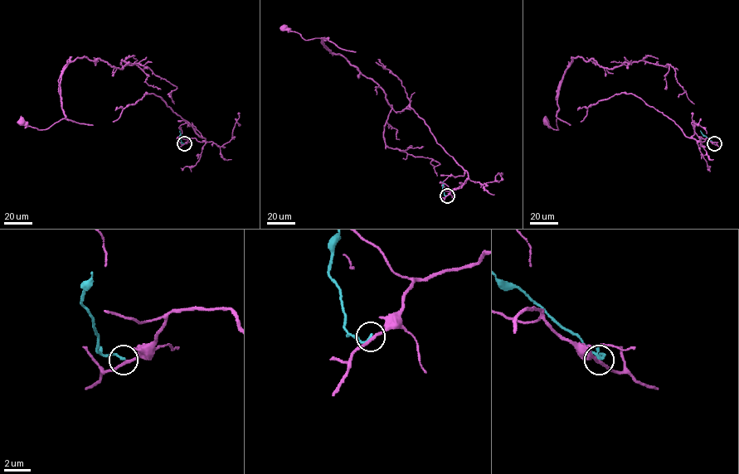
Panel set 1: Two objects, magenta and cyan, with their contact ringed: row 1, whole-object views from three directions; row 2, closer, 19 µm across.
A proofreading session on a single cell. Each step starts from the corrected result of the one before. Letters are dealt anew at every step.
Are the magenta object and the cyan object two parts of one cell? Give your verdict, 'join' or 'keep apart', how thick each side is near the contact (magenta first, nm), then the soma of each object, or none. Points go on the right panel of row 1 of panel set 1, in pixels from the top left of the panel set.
keep apart | 220/200 nm | magenta (545, 121) | cyan none

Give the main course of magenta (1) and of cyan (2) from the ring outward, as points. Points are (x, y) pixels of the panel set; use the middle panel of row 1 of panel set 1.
1: (447, 195), (468, 172), (437, 176), (432, 158), (388, 147), (378, 85), (328, 38), (284, 27)
2: (447, 195), (442, 189), (443, 181)

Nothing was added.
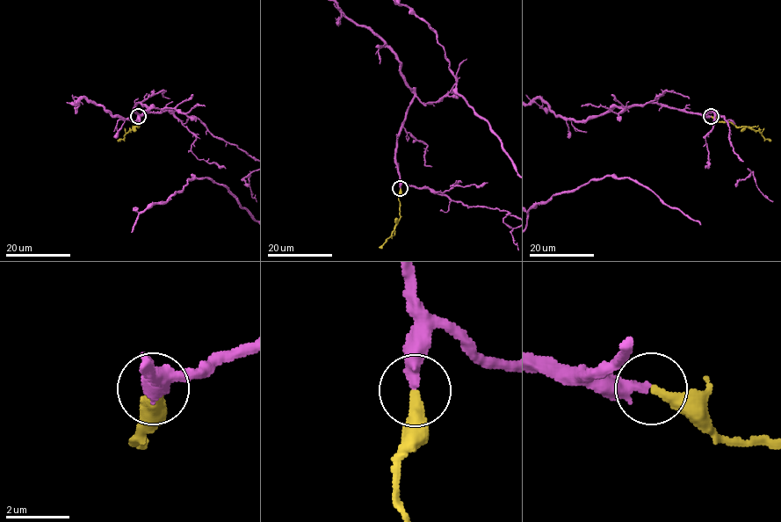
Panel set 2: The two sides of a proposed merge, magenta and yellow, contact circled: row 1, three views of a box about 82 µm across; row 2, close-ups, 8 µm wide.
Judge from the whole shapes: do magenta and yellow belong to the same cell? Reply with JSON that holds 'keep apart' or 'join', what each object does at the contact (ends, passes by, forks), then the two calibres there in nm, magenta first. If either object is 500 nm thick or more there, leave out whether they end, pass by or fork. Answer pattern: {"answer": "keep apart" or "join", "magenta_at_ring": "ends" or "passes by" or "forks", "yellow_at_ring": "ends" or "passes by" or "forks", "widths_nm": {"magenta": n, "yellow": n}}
{"answer": "join", "magenta_at_ring": "ends", "yellow_at_ring": "ends", "widths_nm": {"magenta": 360, "yellow": 320}}

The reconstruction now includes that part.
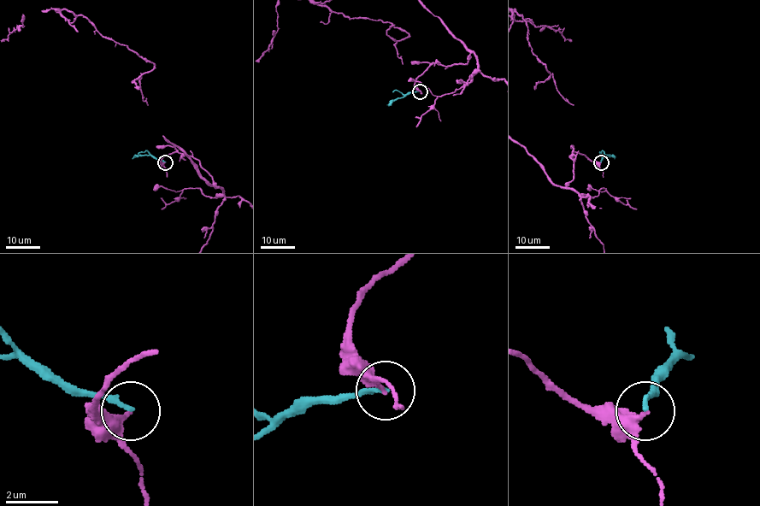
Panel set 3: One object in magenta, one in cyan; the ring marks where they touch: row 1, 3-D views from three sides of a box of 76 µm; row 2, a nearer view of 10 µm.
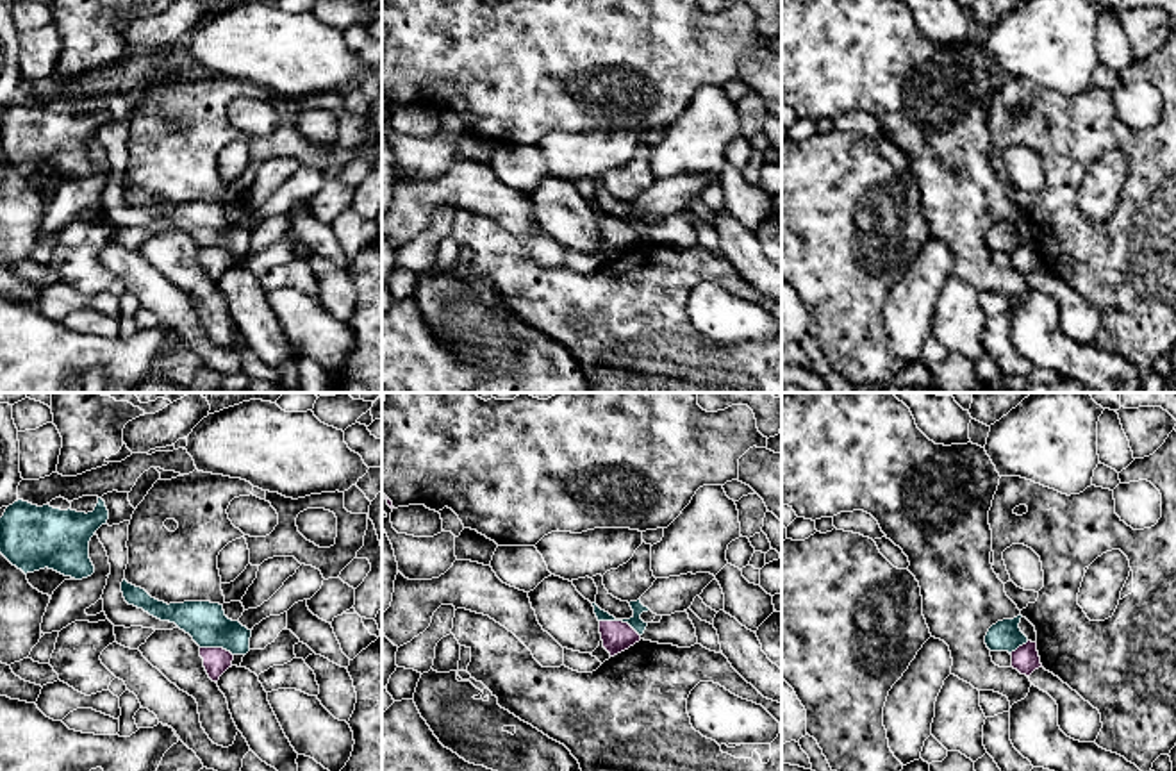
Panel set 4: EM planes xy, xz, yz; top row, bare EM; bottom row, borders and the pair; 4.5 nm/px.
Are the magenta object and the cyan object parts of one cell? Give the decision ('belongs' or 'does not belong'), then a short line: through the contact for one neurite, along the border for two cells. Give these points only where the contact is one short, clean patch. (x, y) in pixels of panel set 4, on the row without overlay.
does not belong; line xz (600, 220), (621, 220), (639, 236)

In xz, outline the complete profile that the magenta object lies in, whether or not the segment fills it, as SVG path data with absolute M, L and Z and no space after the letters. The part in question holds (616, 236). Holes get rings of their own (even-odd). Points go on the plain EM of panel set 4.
M600 221L603 248L610 257L628 250L641 241L641 236L623 221Z

